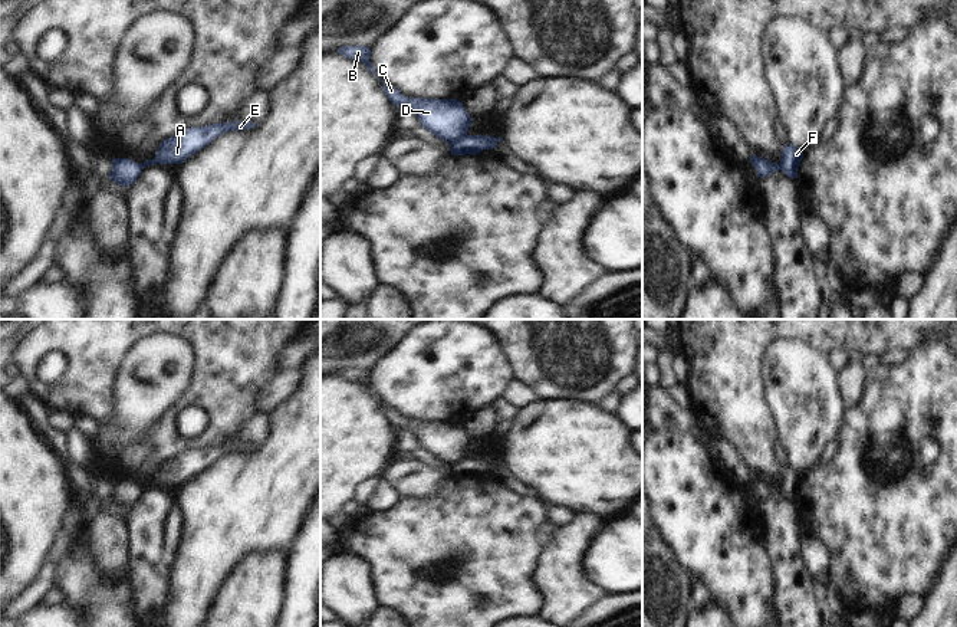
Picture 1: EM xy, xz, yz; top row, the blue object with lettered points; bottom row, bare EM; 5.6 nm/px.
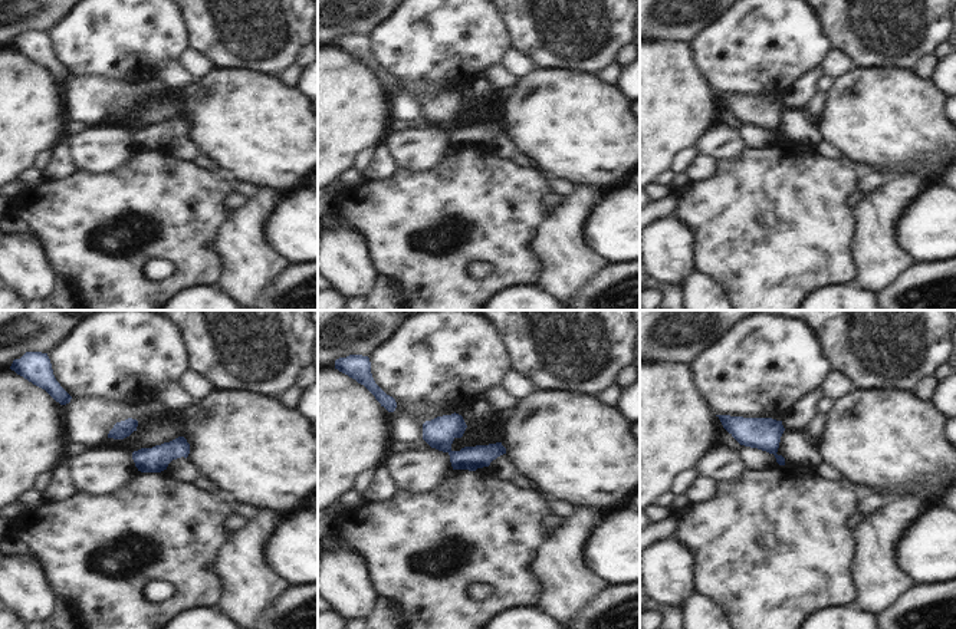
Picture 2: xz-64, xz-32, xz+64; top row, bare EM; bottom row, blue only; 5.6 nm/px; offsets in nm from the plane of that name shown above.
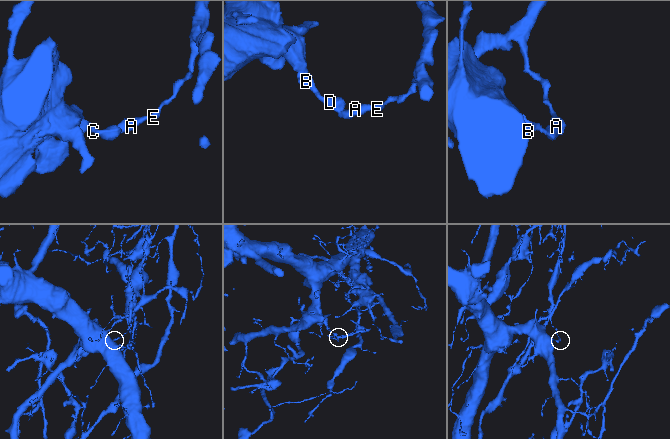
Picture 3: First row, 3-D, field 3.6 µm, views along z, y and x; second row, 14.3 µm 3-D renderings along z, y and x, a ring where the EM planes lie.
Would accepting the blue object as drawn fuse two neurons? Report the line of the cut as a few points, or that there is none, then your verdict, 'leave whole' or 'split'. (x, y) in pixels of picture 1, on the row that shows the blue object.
cut in xz along (466, 133), (449, 143); split

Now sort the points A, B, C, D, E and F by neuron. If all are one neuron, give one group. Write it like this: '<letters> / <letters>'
A E F / B C D

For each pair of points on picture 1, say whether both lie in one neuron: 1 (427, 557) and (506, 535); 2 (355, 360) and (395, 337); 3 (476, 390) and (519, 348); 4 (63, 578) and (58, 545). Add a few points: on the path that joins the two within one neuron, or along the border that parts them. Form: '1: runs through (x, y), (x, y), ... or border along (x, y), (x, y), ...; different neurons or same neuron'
1: runs through (447, 550), (467, 539), (482, 539), (486, 537); same neuron
2: runs through (365, 350), (378, 337), (385, 337); same neuron
3: border along (493, 334), (506, 357), (513, 378); different neurons
4: border along (78, 527), (65, 551), (52, 565); different neurons

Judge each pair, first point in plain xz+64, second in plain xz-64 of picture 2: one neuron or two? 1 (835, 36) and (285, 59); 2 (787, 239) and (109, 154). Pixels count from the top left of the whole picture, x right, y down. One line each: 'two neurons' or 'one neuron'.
1: one neuron
2: two neurons

